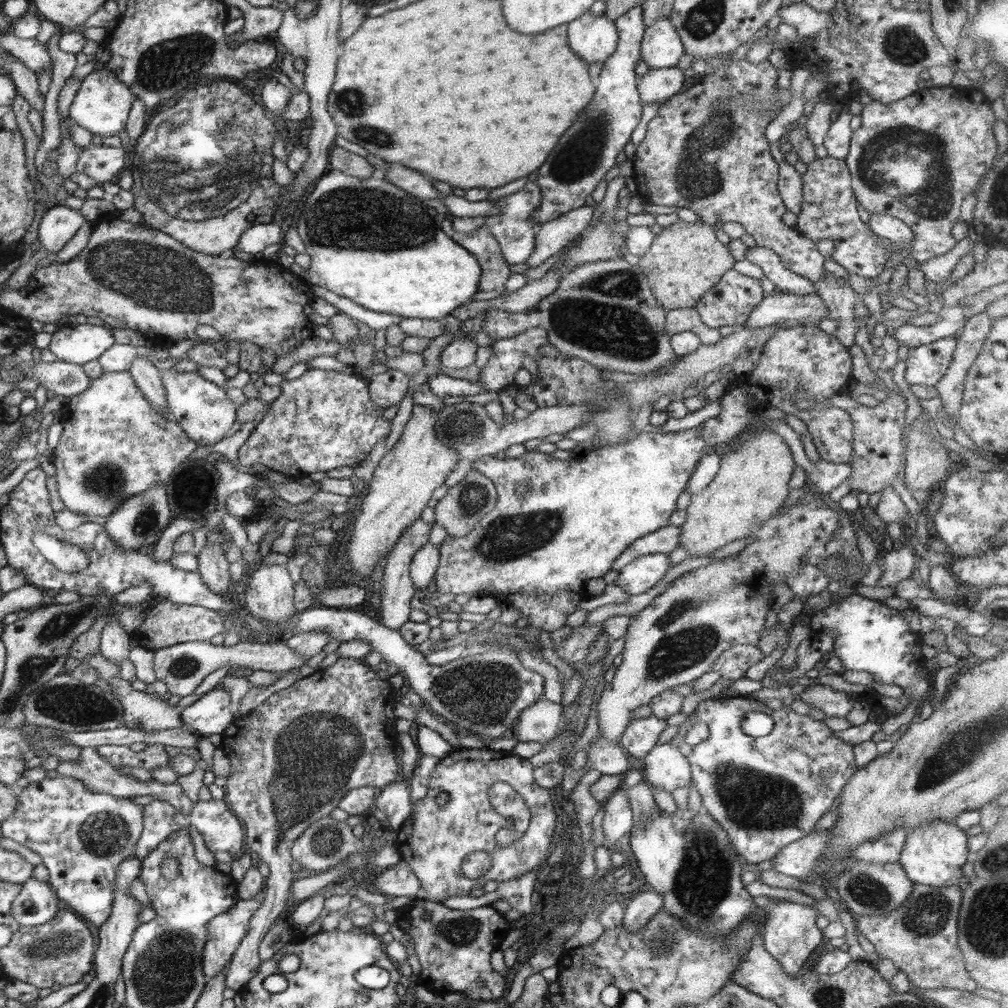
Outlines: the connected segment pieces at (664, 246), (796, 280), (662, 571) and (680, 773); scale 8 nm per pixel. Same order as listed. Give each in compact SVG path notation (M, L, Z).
M680 219L656 234L646 254L641 256L638 265L666 311L695 308L701 296L733 268L734 257L730 255L727 245L717 239L715 229L715 226L704 224L701 220L688 224Z
M758 245L752 248L748 247L744 260L760 266L764 276L767 276L773 282L779 292L801 295L817 294L812 280L788 270L781 261L781 256L769 248L762 248Z
M648 554L636 558L618 572L616 586L628 595L640 595L648 592L660 583L672 567L666 554Z
M667 742L658 744L650 749L644 756L644 769L641 771L643 779L646 779L653 788L662 788L670 793L675 793L677 790L683 790L690 784L691 781L691 766L688 757L679 750L675 744Z

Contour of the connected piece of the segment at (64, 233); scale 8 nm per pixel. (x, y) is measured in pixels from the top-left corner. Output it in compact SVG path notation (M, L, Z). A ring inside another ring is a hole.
M56 204L44 214L38 228L38 240L50 254L57 253L78 232L84 222L86 219L79 211Z

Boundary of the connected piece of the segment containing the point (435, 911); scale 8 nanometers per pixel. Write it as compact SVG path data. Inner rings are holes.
M416 898L396 910L395 923L414 940L415 956L421 964L418 984L442 996L451 991L461 991L466 994L467 1001L471 998L495 1001L504 997L506 980L492 967L490 954L499 950L510 930L510 922L491 905L454 910L442 903ZM477 980L484 980L484 987L480 987Z

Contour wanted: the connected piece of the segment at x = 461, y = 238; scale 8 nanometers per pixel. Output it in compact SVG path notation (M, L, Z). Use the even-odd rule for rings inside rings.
M448 217L441 220L440 228L478 259L481 273L477 287L480 291L494 290L504 286L511 270L502 256L498 241L487 232L488 227L480 227L474 232L463 235L453 230L451 219Z

